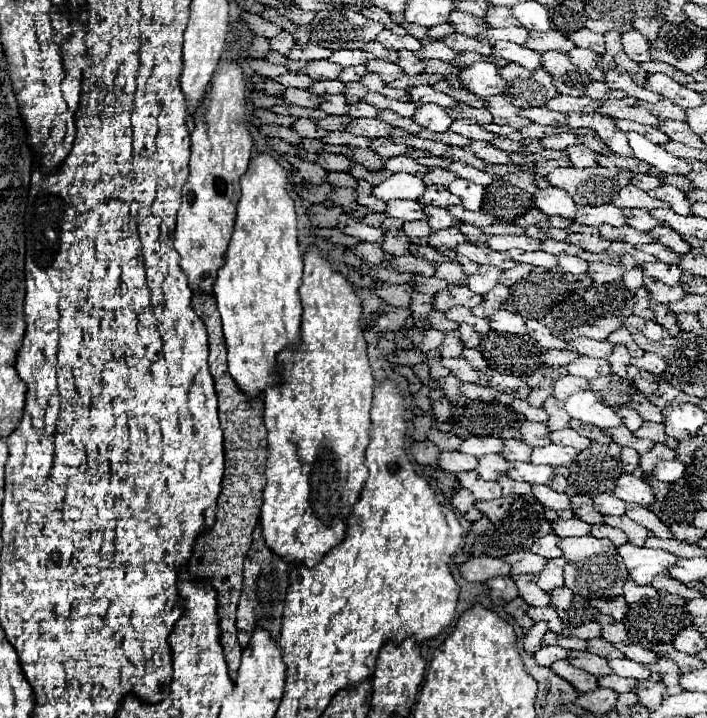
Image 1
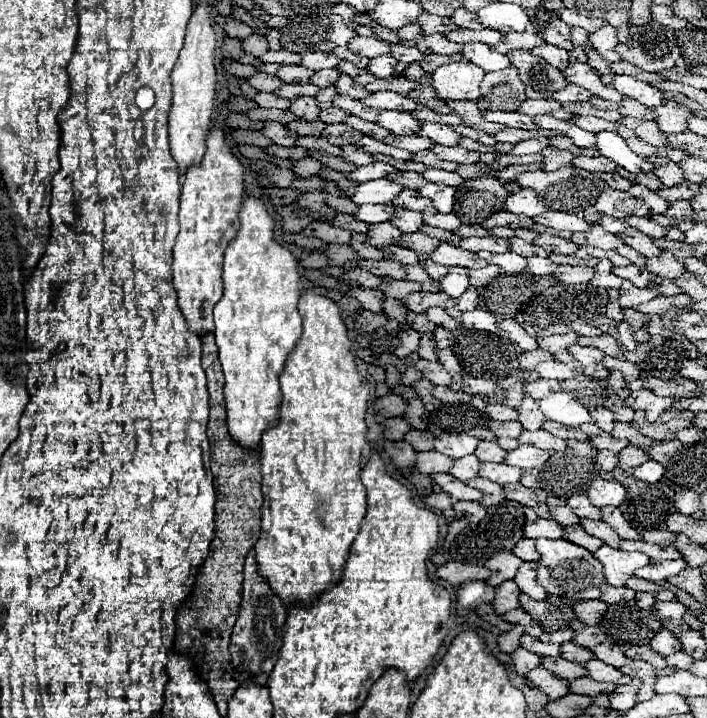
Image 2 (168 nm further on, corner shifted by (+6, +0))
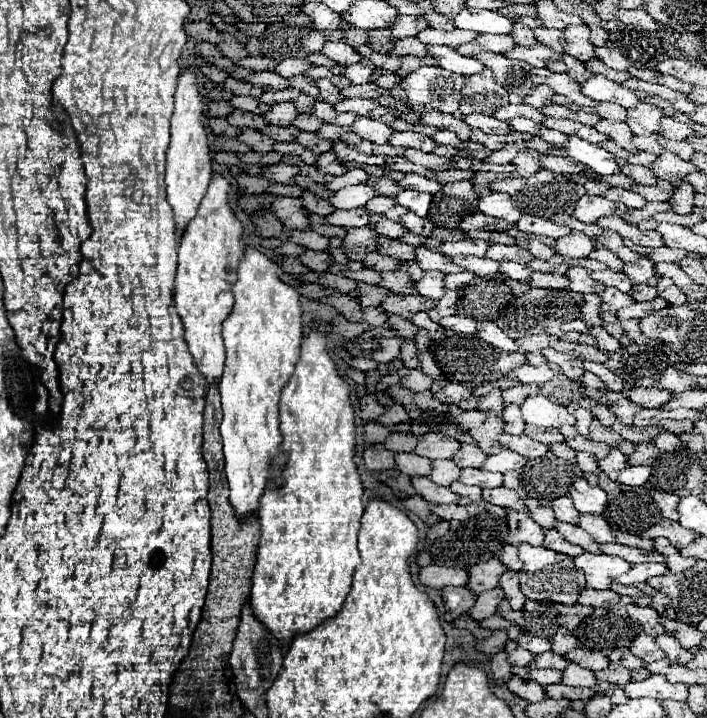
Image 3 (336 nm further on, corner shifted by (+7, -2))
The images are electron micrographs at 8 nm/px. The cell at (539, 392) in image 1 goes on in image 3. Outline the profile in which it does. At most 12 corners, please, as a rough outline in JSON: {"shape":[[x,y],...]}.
{"shape":[[501,390],[485,395],[478,410],[501,413],[505,407]]}

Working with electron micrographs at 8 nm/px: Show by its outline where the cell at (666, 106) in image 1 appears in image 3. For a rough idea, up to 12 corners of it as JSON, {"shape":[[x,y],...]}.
{"shape":[[612,102],[592,108],[600,118],[626,120],[626,110]]}

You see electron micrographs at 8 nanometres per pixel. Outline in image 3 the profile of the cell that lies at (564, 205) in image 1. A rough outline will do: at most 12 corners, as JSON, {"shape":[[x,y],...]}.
{"shape":[[492,192],[476,206],[480,212],[516,224],[522,216],[510,194]]}

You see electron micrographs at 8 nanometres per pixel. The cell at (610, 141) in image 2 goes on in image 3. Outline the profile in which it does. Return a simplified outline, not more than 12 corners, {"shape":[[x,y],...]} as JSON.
{"shape":[[578,136],[566,142],[568,158],[600,176],[620,172],[616,156]]}

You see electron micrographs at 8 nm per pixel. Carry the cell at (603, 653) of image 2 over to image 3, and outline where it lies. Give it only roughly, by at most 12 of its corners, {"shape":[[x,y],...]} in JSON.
{"shape":[[576,648],[566,654],[590,670],[608,668],[610,660],[600,650]]}

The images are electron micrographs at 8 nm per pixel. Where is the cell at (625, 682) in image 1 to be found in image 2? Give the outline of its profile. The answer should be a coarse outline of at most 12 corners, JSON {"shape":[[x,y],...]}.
{"shape":[[583,676],[569,682],[569,692],[597,696],[611,694],[611,684]]}

